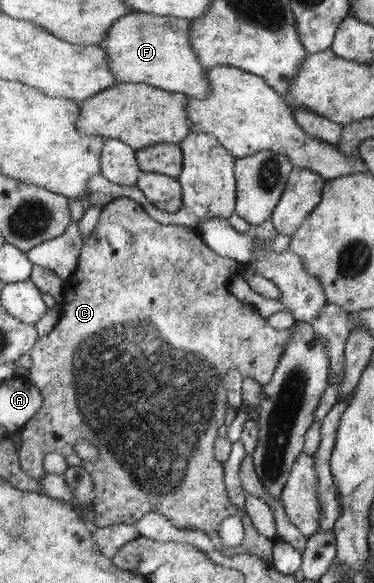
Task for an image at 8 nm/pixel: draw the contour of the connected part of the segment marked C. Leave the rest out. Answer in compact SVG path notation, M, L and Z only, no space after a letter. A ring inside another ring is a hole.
M118 198L115 199L113 202L109 203L109 205L105 206L102 212L101 221L95 224L95 231L93 235L90 237L88 242L84 244L83 250L80 255L80 265L77 269L77 272L71 277L71 282L67 284L66 287L66 299L62 307L61 319L60 323L57 325L57 328L46 337L42 337L40 341L37 343L34 351L31 351L31 355L34 359L34 366L31 369L30 378L32 382L41 389L41 393L43 393L43 397L45 397L45 403L43 403L43 409L37 413L37 417L33 417L31 421L29 421L27 427L22 430L23 432L23 446L20 448L20 455L22 458L22 466L25 470L33 476L36 480L41 481L45 475L47 475L47 471L45 471L45 457L47 457L48 453L53 453L54 451L60 452L67 460L70 466L83 466L85 469L88 469L91 472L91 475L94 477L95 480L95 511L97 511L97 524L99 528L105 526L113 526L114 524L136 524L145 514L155 511L155 513L161 513L163 517L167 517L175 527L179 527L179 529L197 529L197 531L203 531L209 539L211 539L211 543L215 545L215 549L219 551L219 553L227 552L229 557L231 555L239 555L243 553L249 553L249 555L257 555L259 559L263 559L267 564L273 563L274 559L274 540L269 539L266 535L263 535L262 532L258 530L254 526L254 522L252 519L249 519L249 515L247 512L239 513L239 509L229 501L229 496L227 493L227 488L224 484L224 467L219 465L219 461L214 455L214 447L215 447L215 437L217 437L217 429L223 425L223 415L225 415L225 407L227 407L227 397L225 397L225 389L223 389L223 375L225 375L225 371L231 367L231 369L238 370L241 374L241 377L249 379L254 379L259 383L259 385L267 385L271 381L271 378L274 375L274 372L277 370L278 363L281 361L281 357L285 350L289 348L290 340L292 339L292 334L294 333L293 327L287 330L278 331L275 327L271 327L268 320L265 320L258 312L257 309L250 307L249 304L242 303L241 300L237 299L233 293L230 291L230 283L231 279L237 273L237 269L239 267L239 263L233 259L223 258L219 256L217 252L213 251L197 235L196 231L193 231L189 228L175 226L175 225L166 225L158 223L157 220L154 220L153 217L149 215L142 207L141 204L135 203L134 200L128 198ZM83 439L88 439L92 445L97 447L98 451L100 452L99 460L95 461L95 463L91 463L91 461L85 461L79 453L77 453L77 443L79 441L83 441ZM235 513L239 513L241 515L244 533L243 533L243 541L237 545L237 547L227 547L221 541L221 537L219 537L219 525L225 521L228 517L235 515Z

